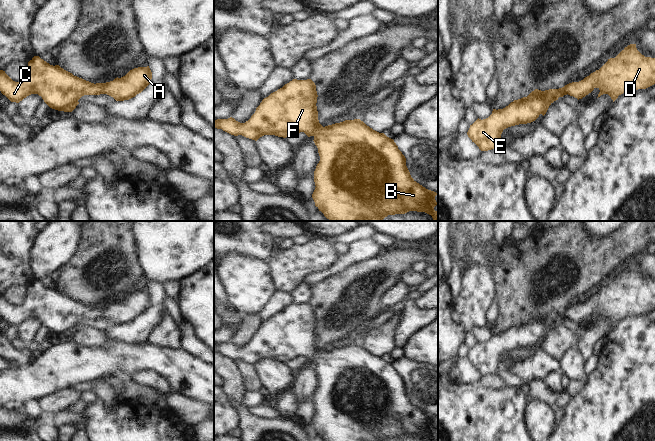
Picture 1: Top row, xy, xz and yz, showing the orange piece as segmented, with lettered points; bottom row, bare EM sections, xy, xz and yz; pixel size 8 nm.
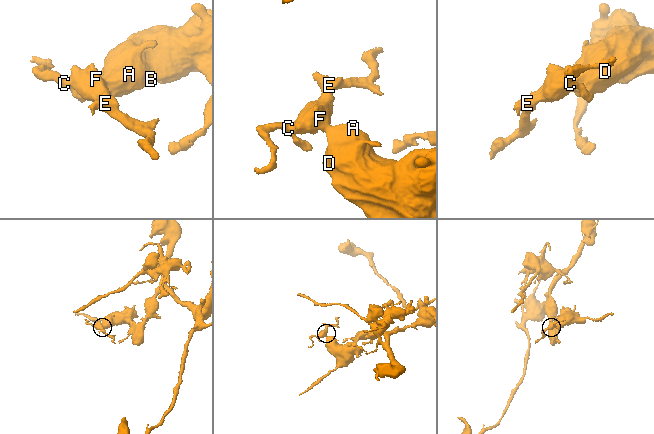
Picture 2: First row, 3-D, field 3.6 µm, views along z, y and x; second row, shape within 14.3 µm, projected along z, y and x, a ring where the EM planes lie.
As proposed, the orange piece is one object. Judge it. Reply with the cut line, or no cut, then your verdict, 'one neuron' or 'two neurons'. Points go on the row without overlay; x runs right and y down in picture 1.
no cut | one neuron

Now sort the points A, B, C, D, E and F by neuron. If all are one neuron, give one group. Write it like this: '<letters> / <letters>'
A B C D E F

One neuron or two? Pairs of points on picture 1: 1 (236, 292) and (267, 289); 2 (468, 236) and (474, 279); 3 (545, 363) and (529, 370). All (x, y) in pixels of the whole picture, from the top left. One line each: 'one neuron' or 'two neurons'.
1: one neuron
2: two neurons
3: one neuron

